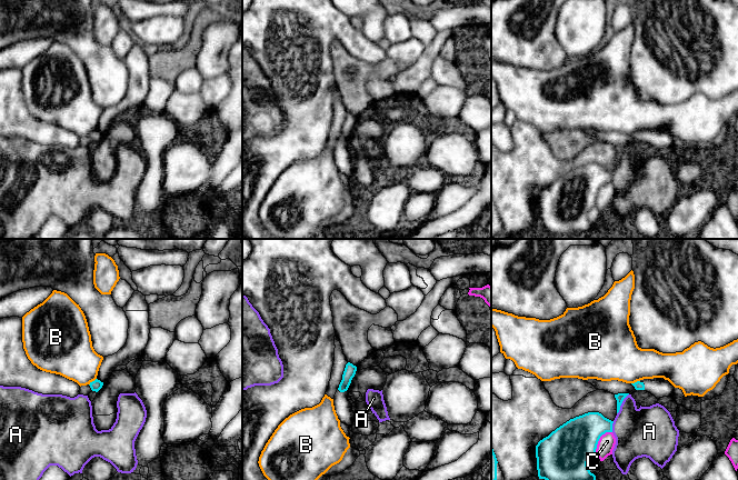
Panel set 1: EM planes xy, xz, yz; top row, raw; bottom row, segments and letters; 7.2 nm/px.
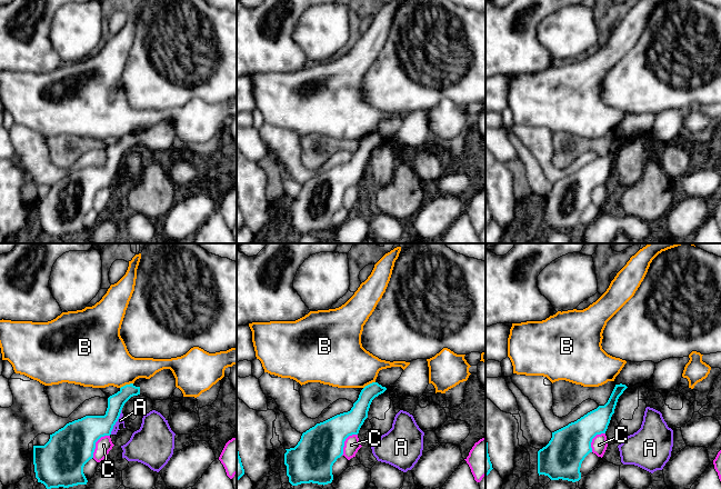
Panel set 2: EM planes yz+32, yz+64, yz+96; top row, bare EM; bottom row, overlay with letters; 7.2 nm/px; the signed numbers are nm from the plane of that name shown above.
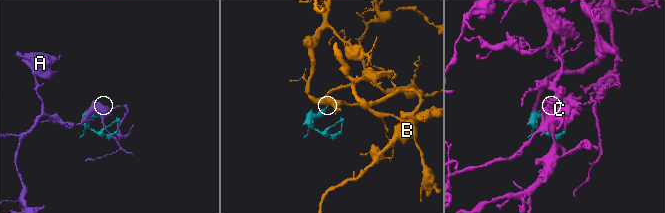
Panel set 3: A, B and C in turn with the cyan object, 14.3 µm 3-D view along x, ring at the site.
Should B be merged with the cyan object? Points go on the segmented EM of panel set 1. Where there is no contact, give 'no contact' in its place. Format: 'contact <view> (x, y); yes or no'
contact xy (92, 381); no

